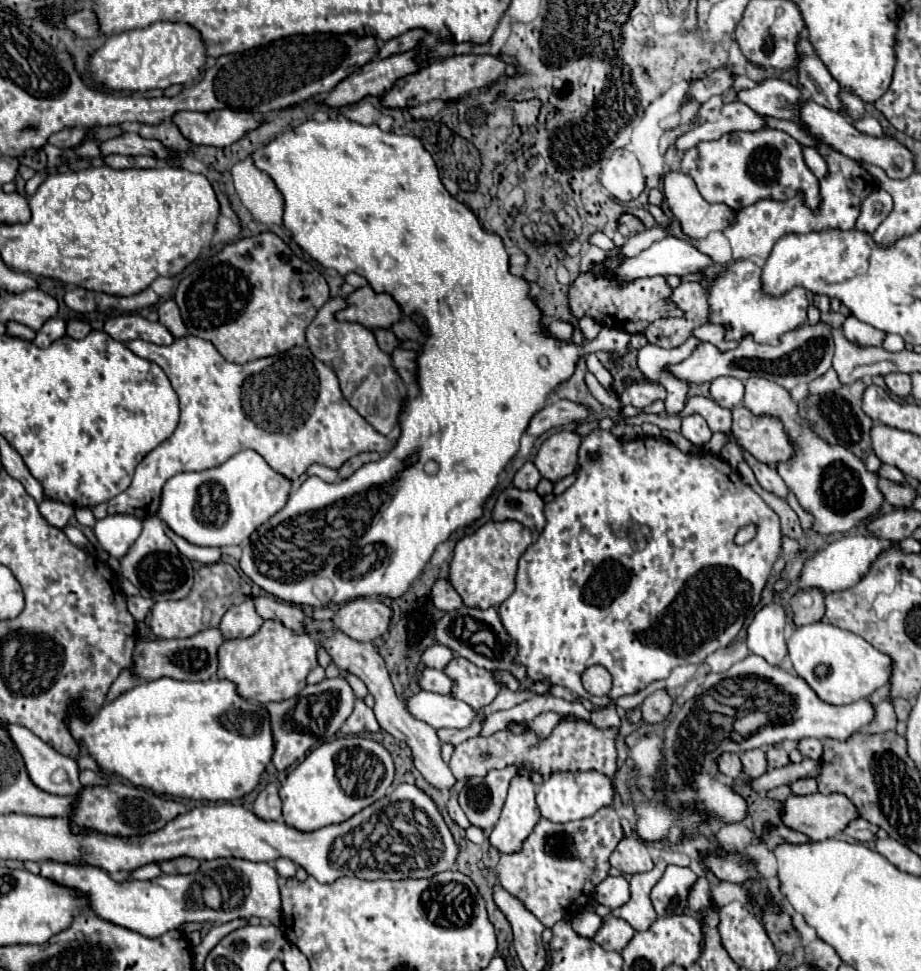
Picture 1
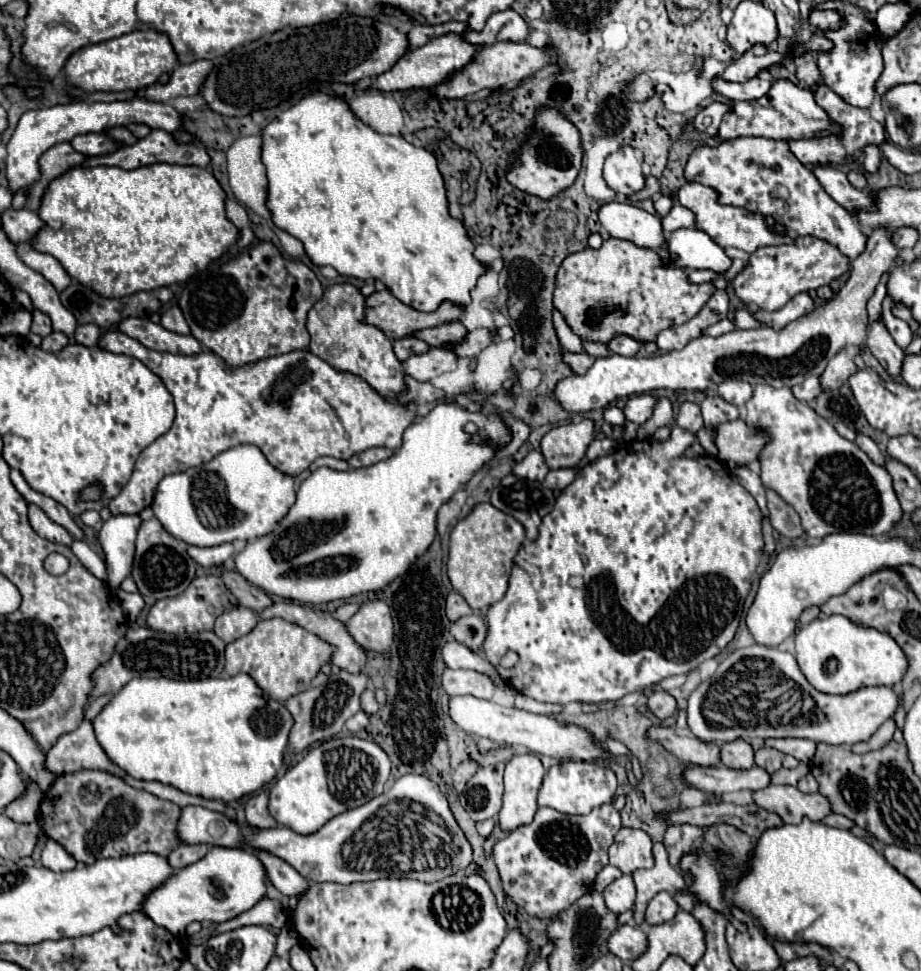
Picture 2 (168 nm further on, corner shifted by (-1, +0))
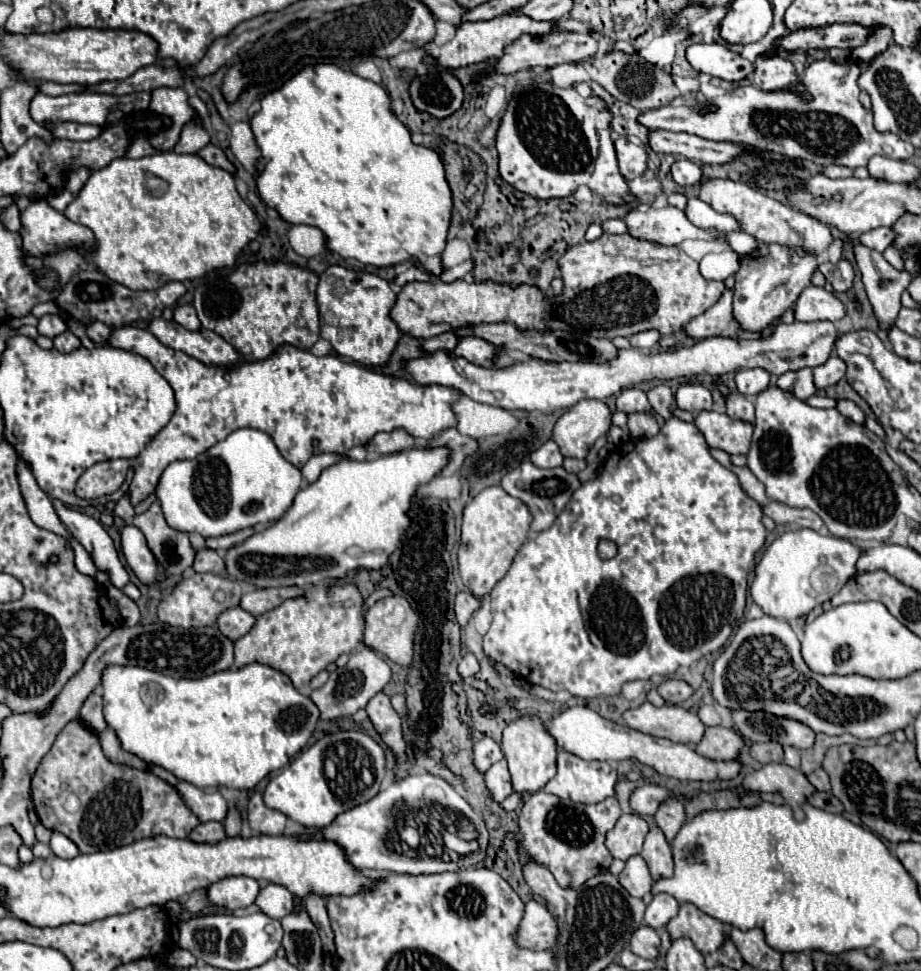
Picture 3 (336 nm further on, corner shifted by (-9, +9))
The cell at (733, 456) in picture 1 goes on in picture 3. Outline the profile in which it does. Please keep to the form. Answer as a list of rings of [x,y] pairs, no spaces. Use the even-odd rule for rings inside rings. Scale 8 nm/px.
[[[730,394],[726,398],[726,414],[730,414],[730,418],[738,418],[742,422],[752,424],[754,422],[754,404],[746,396]]]

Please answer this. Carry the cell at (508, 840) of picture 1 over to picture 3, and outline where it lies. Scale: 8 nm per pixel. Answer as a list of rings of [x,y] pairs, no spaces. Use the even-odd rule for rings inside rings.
[[[524,714],[508,722],[502,732],[502,752],[508,760],[512,786],[516,792],[538,792],[556,774],[556,742],[536,714]]]

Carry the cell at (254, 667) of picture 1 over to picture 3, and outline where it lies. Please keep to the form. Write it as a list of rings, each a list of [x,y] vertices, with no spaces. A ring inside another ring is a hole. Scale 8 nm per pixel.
[[[314,584],[312,588],[304,590],[302,596],[290,598],[290,600],[282,602],[278,608],[262,614],[256,620],[256,624],[252,626],[252,630],[234,642],[234,664],[236,664],[236,668],[242,668],[252,662],[266,664],[266,666],[272,666],[272,668],[284,672],[286,676],[290,676],[290,680],[294,682],[294,686],[298,690],[306,688],[308,682],[320,670],[324,670],[328,664],[332,664],[340,654],[350,654],[362,644],[364,614],[366,614],[366,604],[356,586],[352,586],[352,584],[344,584],[344,586],[342,584]]]

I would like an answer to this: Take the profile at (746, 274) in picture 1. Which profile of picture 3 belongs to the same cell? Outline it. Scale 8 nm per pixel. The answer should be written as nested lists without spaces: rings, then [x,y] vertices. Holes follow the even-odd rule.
[[[808,286],[796,302],[796,320],[800,322],[816,322],[816,320],[838,322],[844,316],[846,308],[836,298],[836,294],[818,286]]]

